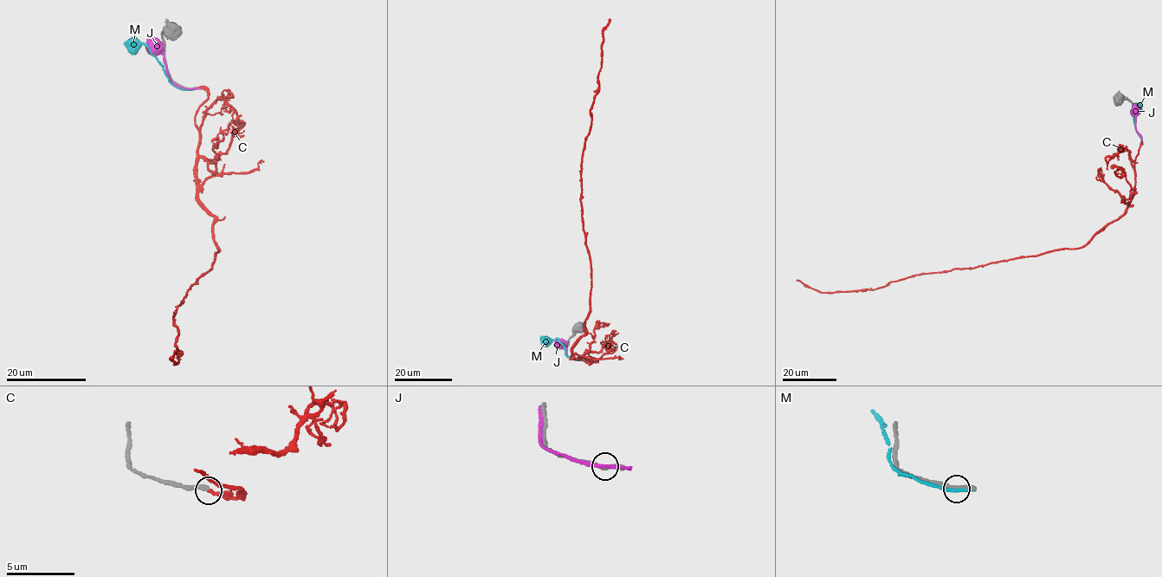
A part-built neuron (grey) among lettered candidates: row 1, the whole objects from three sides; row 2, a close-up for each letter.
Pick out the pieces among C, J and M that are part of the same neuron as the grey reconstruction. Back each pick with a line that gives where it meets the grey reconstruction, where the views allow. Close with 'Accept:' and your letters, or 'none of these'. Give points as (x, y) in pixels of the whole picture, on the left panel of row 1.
C: contact (197, 87)
Accept: C

